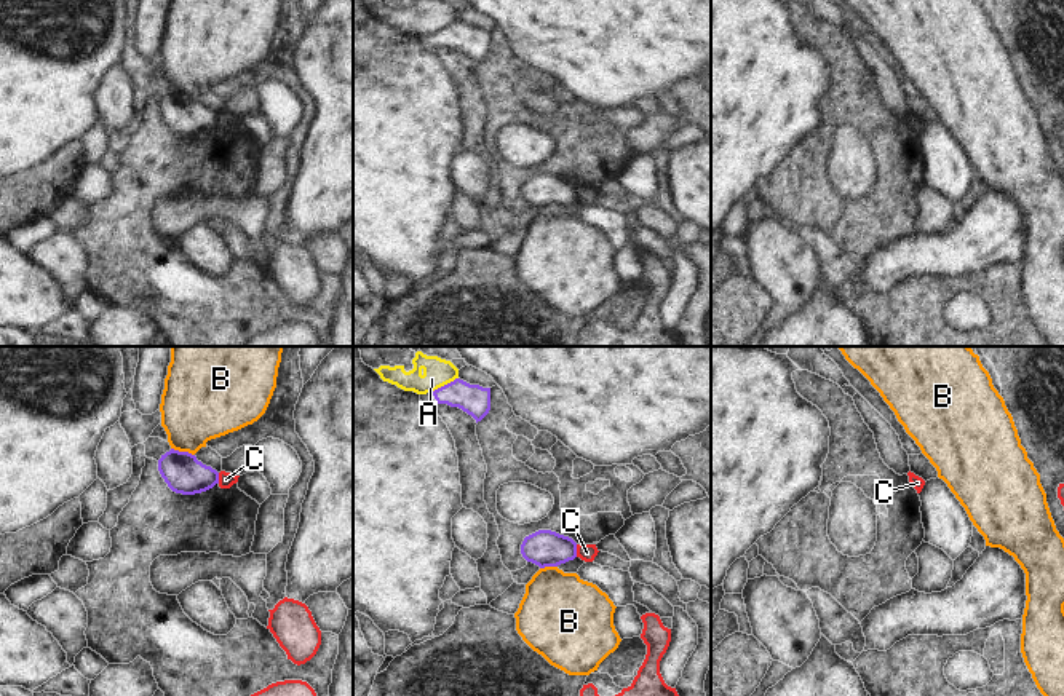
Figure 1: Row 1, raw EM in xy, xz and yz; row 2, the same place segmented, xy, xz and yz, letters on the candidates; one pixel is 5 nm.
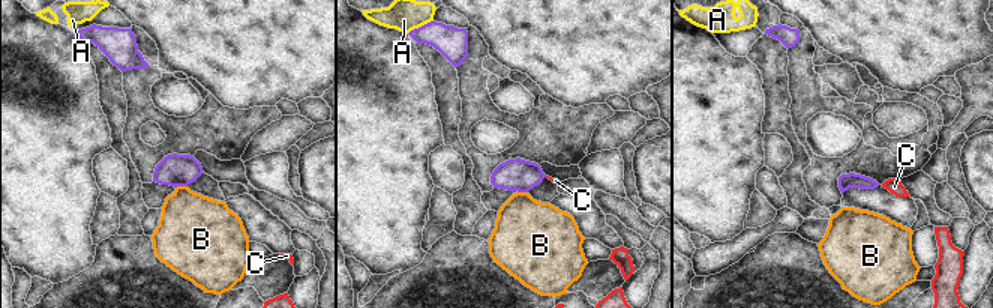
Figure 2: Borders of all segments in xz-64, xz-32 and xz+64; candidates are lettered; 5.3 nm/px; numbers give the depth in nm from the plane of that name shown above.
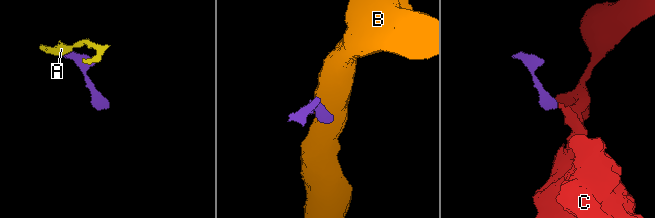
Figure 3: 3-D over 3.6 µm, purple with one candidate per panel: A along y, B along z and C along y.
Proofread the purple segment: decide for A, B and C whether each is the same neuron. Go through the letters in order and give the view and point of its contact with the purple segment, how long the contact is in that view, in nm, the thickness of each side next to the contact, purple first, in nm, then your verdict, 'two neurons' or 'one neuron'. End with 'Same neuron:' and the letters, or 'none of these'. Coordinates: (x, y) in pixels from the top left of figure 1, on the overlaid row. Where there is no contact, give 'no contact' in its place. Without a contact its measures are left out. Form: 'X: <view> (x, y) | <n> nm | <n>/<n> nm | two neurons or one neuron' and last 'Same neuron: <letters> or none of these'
A: xz (444, 385) | 150 nm | 150/140 nm | two neurons
B: xy (182, 452) | 130 nm | 200/360 nm | two neurons
C: xz (575, 551) | 60 nm | 190/90 nm | two neurons
Same neuron: none of these

